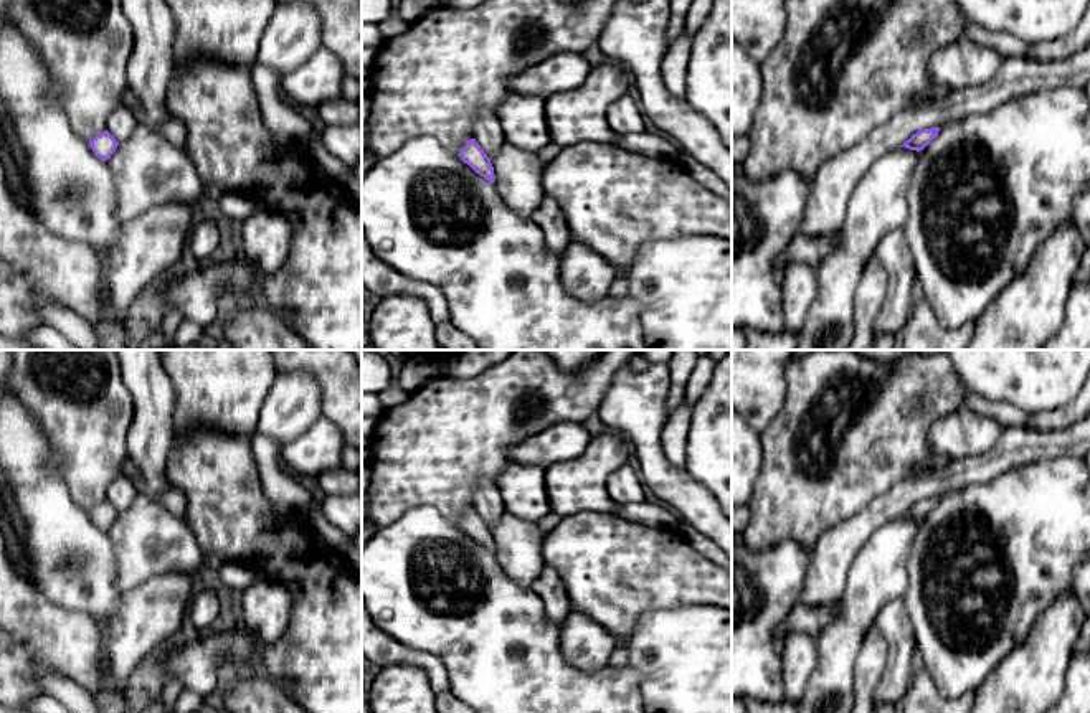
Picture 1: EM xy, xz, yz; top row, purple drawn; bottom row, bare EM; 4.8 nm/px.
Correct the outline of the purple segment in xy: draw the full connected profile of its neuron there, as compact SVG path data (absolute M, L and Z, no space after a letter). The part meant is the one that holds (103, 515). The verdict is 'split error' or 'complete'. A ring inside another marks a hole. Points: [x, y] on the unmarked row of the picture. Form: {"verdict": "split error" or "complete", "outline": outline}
{"verdict": "complete", "outline": "M104 500L97 503L92 510L89 510L89 515L96 526L109 530L111 525L116 522L119 512L107 500Z"}

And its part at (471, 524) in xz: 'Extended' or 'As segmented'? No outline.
As segmented

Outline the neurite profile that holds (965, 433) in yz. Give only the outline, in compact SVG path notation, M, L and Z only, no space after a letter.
M961 406L953 414L933 423L928 442L935 456L960 460L984 454L1004 431L1004 426L994 418Z

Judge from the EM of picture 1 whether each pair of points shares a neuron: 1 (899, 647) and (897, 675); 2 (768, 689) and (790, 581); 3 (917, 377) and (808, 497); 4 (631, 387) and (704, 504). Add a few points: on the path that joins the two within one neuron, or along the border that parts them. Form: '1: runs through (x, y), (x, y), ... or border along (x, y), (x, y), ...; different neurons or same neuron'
1: runs through (899, 654), (899, 669); same neuron
2: runs through (760, 662), (760, 618), (767, 608); same neuron
3: runs through (892, 408), (839, 461), (834, 471); same neuron
4: runs through (639, 418), (651, 459), (672, 481); same neuron

